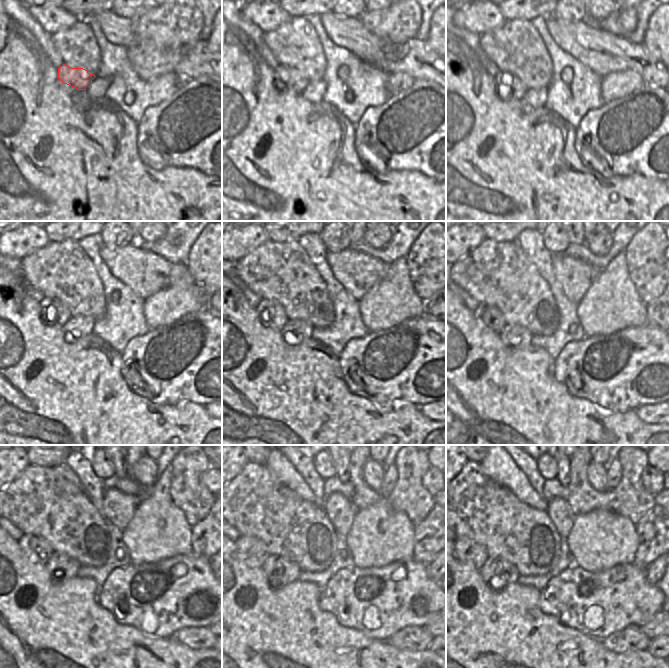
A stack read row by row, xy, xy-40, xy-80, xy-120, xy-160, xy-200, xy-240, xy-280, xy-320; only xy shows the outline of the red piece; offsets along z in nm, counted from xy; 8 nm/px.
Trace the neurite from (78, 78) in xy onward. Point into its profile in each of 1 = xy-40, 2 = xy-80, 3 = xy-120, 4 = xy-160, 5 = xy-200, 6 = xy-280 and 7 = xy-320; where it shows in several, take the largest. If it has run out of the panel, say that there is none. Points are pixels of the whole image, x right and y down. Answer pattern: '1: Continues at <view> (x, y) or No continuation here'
1: Continues at xy-40 (285, 78)
2: Continues at xy-80 (520, 89)
3: Continues at xy-120 (50, 316)
4: Continues at xy-160 (275, 317)
5: Continues at xy-200 (491, 317)
6: Continues at xy-280 (252, 551)
7: Continues at xy-320 (467, 551)

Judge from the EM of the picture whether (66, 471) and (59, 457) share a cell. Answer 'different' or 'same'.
different

